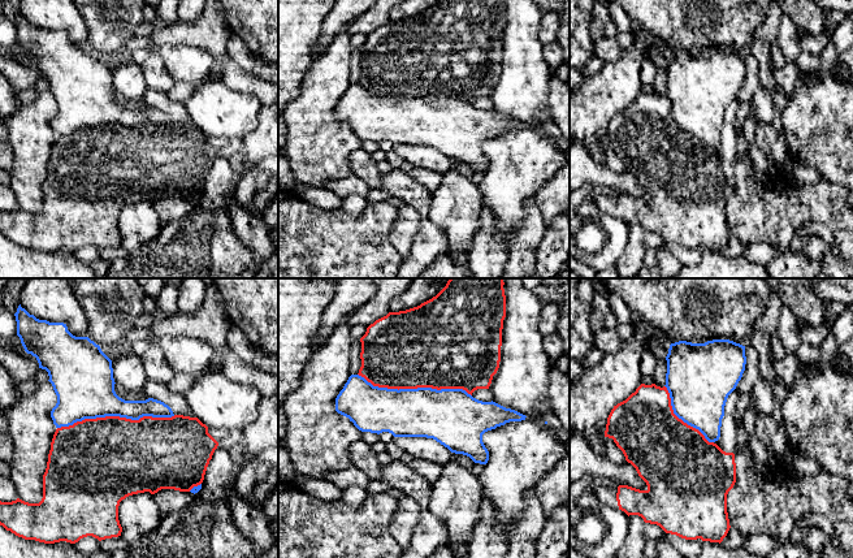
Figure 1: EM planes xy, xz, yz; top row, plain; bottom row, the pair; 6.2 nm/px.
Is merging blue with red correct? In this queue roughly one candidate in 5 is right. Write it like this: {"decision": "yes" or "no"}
{"decision": "no"}

